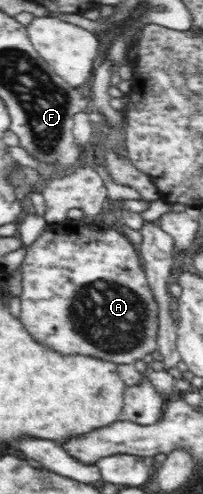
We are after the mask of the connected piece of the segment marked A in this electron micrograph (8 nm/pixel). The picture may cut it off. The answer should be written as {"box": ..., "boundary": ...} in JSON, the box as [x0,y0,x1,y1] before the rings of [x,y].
{"box":[21,219,159,364],"boundary":[[[70,219],[59,224],[49,224],[43,233],[27,246],[21,263],[23,291],[21,291],[21,315],[23,327],[33,339],[61,355],[86,355],[104,362],[133,364],[137,359],[158,350],[159,319],[158,302],[151,291],[146,273],[141,271],[140,255],[117,229],[101,231],[97,224]]]}

